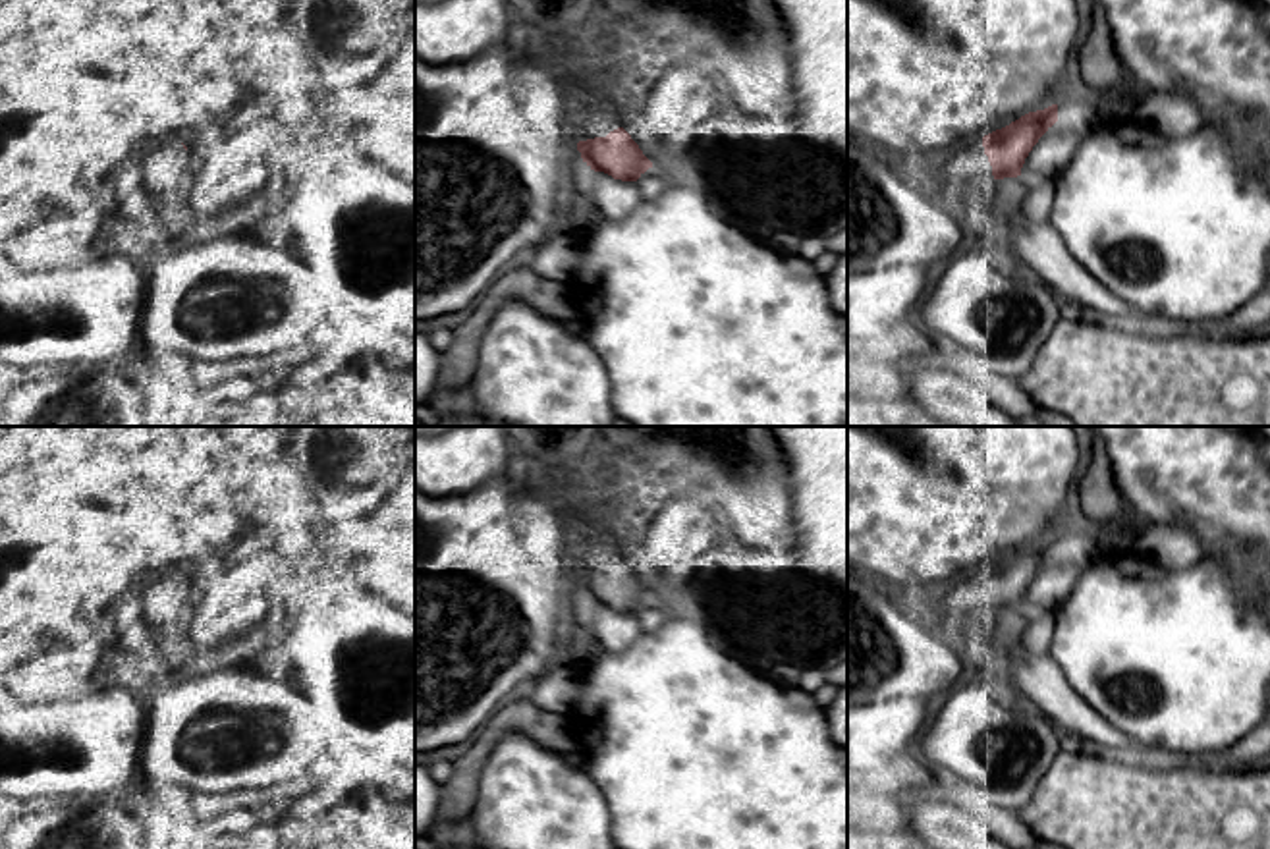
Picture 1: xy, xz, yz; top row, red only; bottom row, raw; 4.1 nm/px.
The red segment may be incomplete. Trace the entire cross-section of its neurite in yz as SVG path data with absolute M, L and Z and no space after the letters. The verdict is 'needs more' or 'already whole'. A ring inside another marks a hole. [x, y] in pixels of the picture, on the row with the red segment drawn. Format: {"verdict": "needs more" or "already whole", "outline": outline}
{"verdict": "needs more", "outline": "M1052 104L961 145L940 168L944 183L982 193L996 179L1021 176L1025 158L1056 122L1058 104Z"}

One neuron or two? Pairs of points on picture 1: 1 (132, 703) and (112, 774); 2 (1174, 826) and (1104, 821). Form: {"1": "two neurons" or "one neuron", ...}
{"1": "one neuron", "2": "one neuron"}

